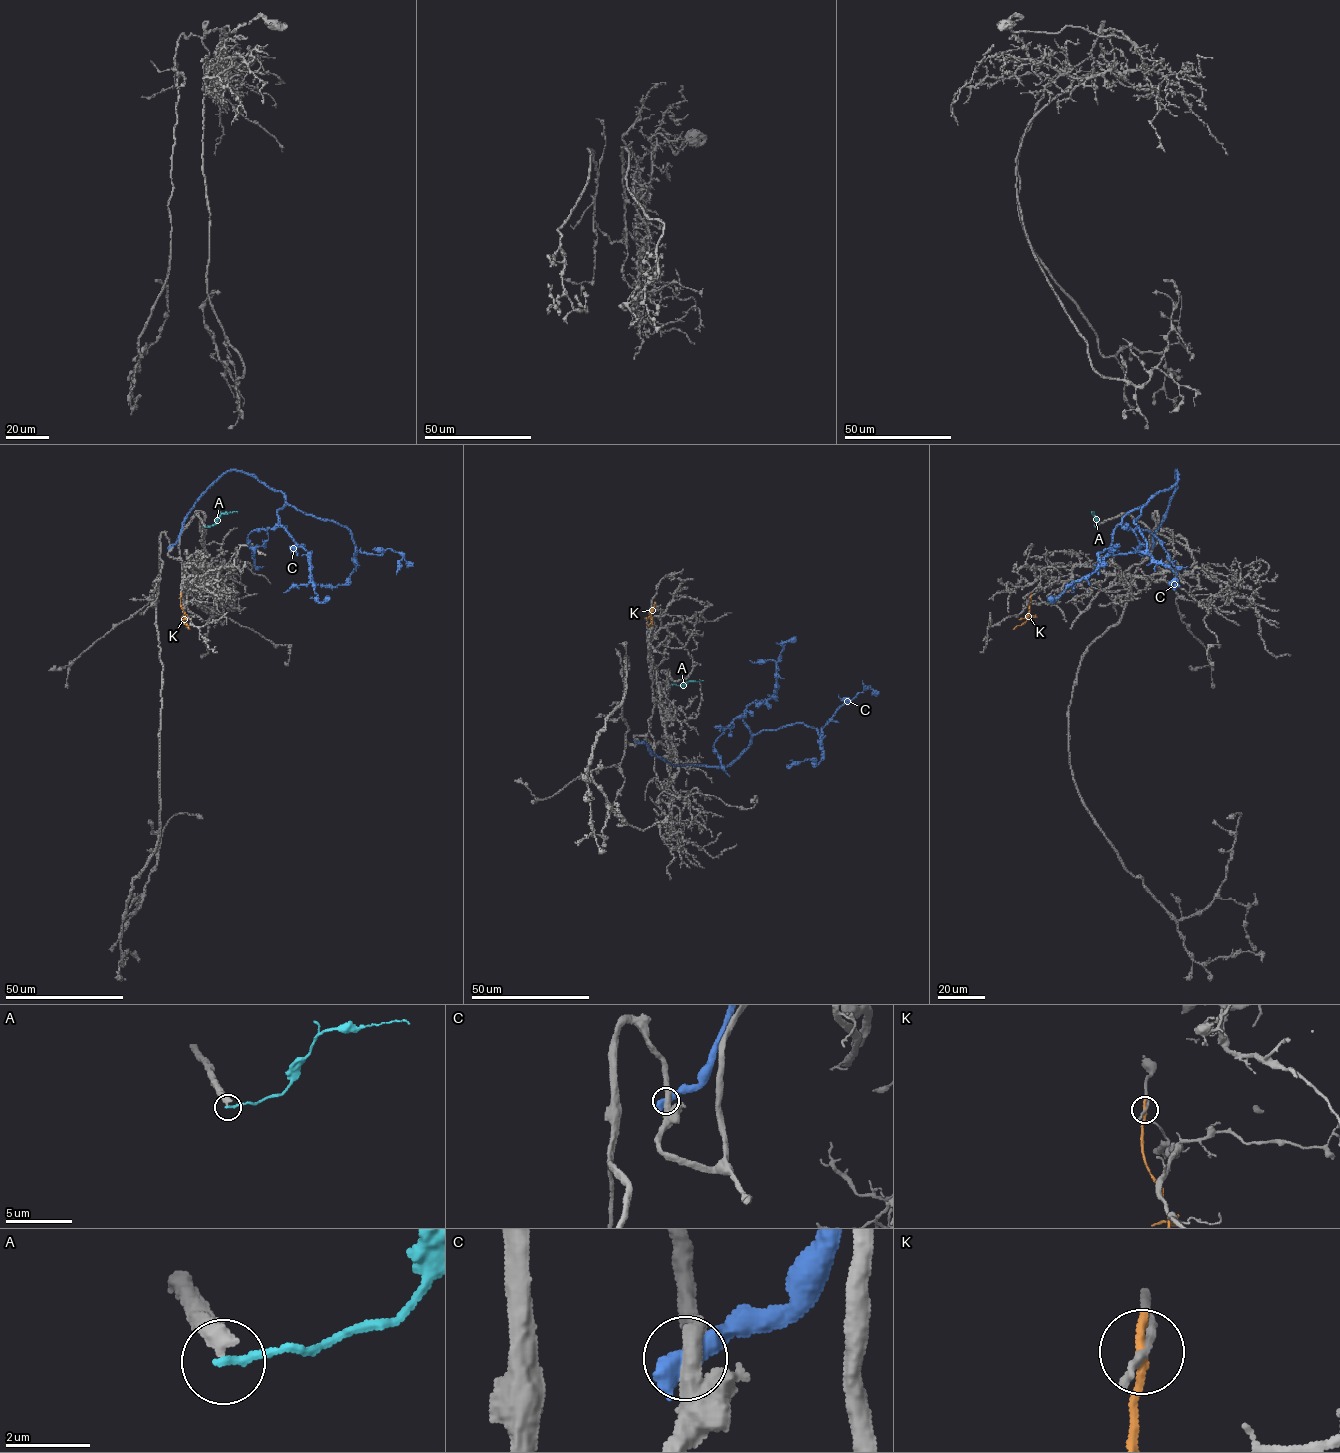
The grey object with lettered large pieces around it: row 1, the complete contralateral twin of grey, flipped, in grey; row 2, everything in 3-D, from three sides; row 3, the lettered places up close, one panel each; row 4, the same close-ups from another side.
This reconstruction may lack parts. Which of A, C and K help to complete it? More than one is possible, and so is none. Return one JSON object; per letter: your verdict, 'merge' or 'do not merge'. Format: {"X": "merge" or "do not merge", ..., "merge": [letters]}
{"A": "do not merge", "C": "do not merge", "K": "do not merge", "merge": []}

